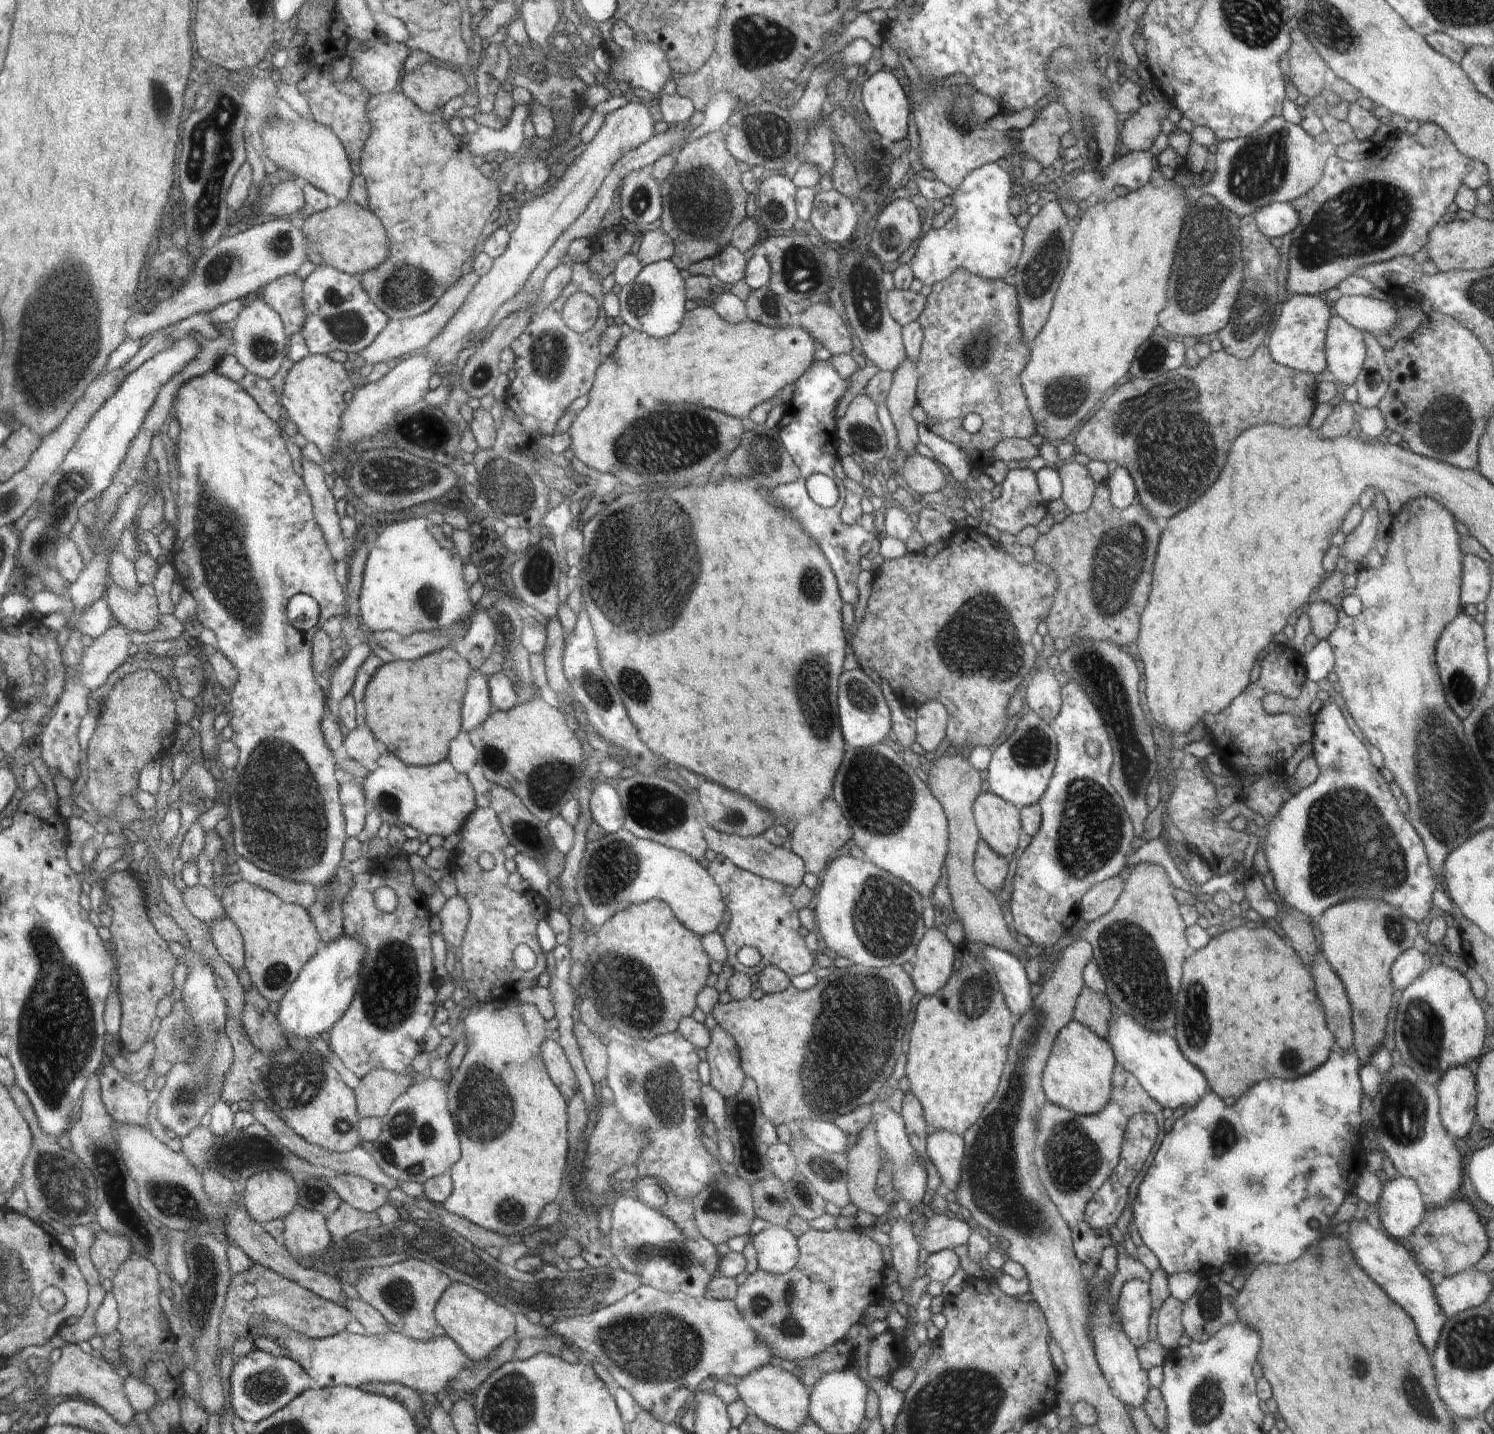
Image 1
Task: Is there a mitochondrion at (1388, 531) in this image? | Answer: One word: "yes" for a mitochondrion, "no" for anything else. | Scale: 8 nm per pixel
no

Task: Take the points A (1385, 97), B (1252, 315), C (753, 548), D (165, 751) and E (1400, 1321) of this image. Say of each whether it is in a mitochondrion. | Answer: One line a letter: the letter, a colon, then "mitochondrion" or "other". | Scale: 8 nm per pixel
A: other
B: mitochondrion
C: other
D: other
E: other

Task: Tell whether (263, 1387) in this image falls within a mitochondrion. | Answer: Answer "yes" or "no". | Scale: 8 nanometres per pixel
yes

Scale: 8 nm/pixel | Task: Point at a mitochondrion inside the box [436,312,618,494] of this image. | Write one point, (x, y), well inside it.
(549, 351)

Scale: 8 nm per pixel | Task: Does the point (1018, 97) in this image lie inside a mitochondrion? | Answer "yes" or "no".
no

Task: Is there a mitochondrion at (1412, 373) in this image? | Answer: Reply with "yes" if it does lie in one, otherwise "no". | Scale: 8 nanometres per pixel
no

